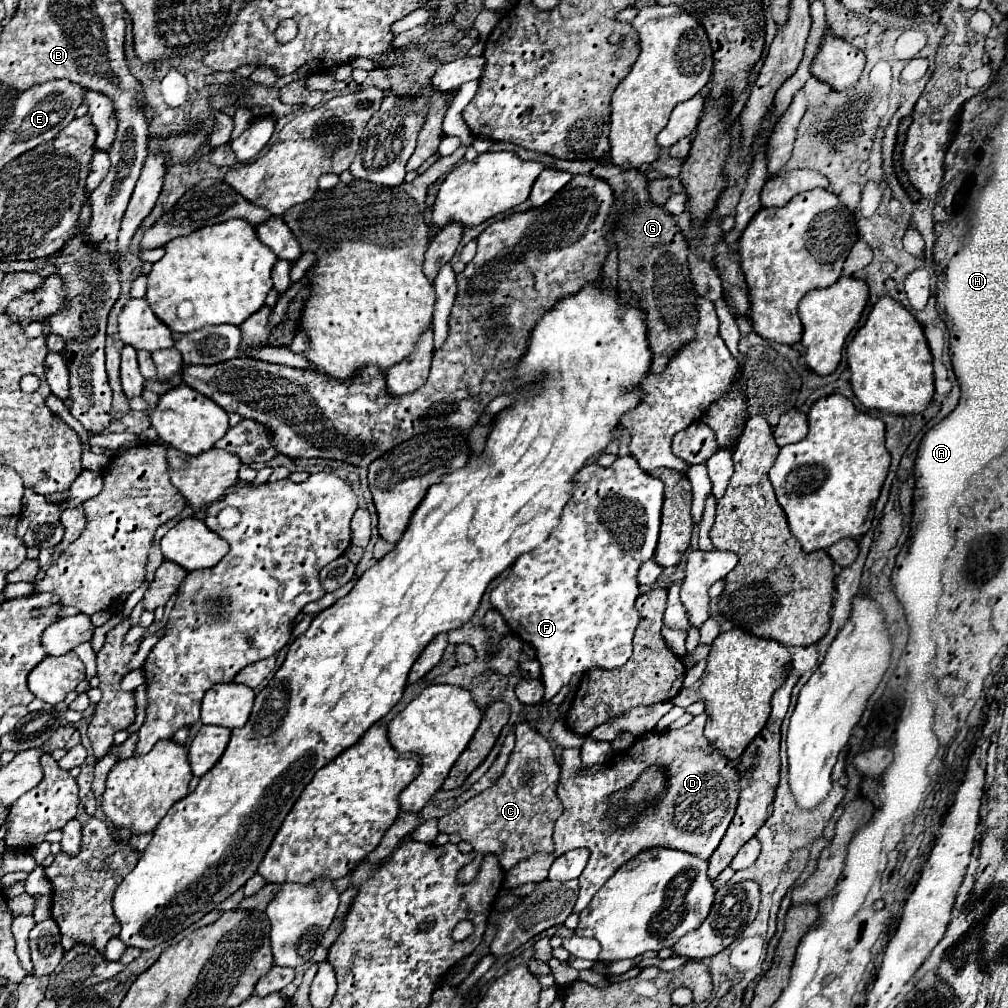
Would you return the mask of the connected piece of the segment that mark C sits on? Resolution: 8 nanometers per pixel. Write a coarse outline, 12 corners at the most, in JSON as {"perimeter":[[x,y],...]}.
{"perimeter":[[529,724],[497,782],[439,818],[511,870],[553,852],[559,762]]}

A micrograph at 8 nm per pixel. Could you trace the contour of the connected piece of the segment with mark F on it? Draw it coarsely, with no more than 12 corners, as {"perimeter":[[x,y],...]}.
{"perimeter":[[587,464],[491,592],[545,700],[629,660],[663,482]]}

